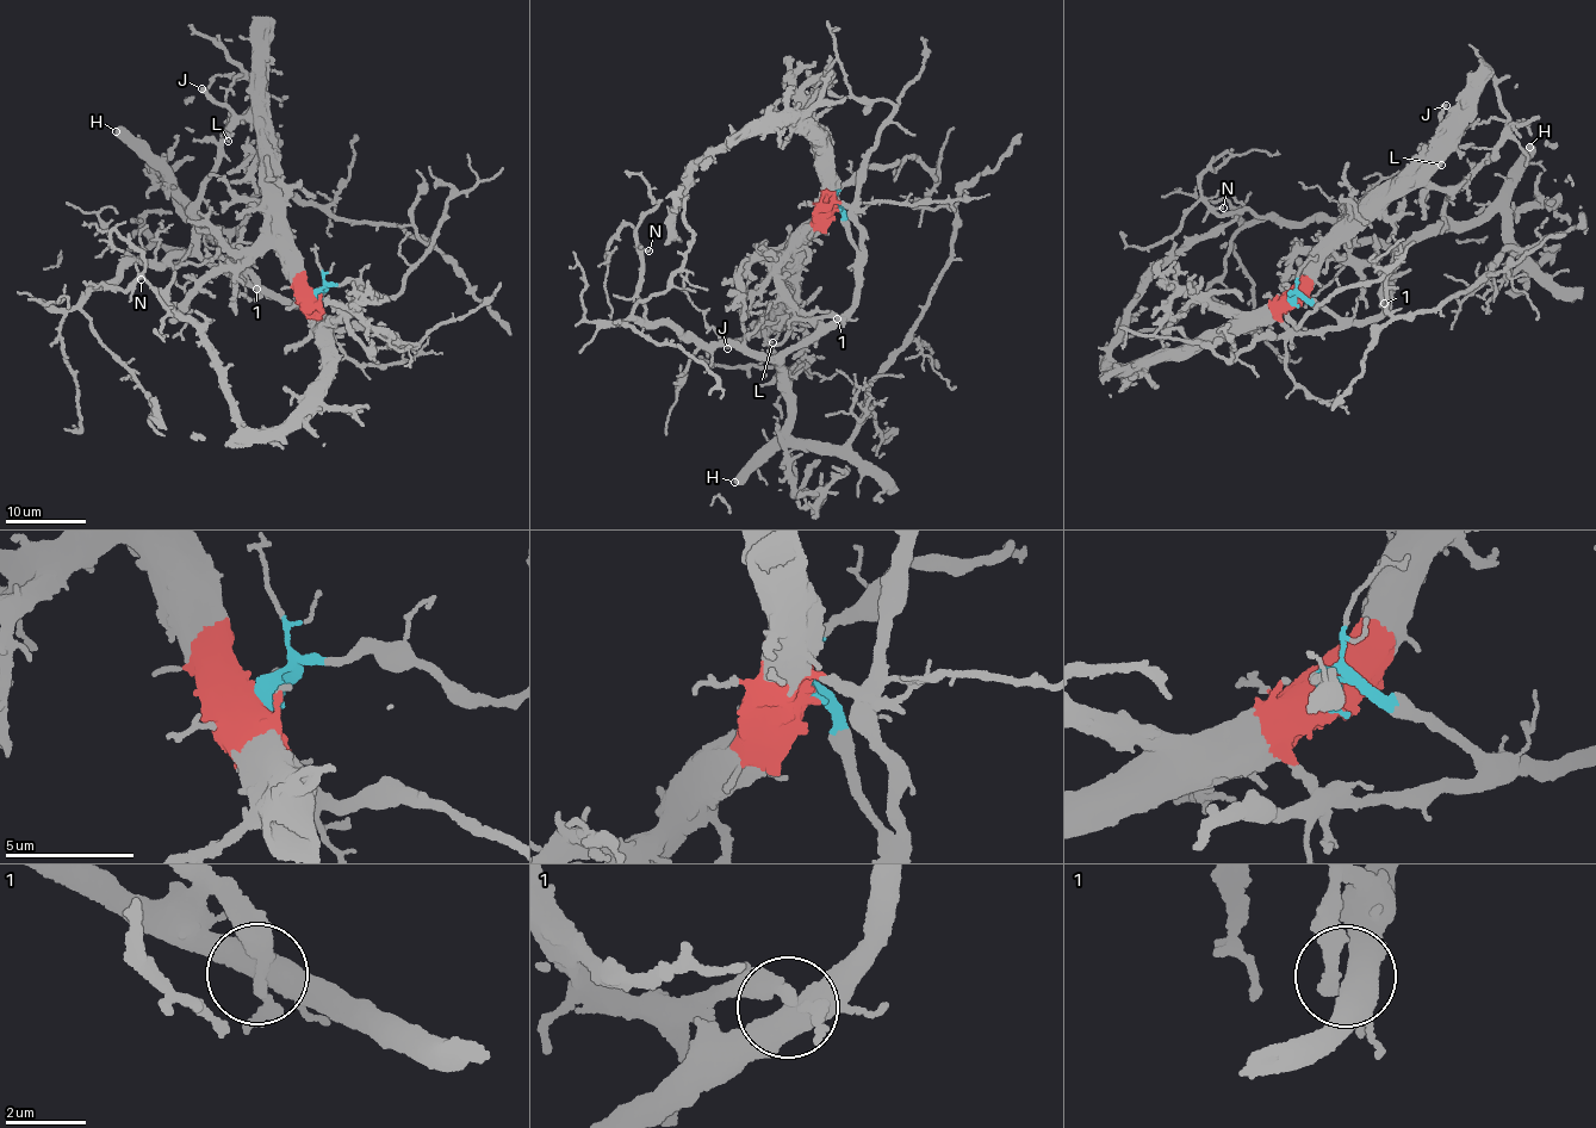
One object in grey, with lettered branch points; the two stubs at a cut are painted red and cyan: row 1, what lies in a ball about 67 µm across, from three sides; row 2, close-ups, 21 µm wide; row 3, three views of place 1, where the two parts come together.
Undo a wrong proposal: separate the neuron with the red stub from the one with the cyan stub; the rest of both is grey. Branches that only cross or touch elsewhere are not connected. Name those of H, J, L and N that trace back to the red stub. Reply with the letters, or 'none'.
J, L

